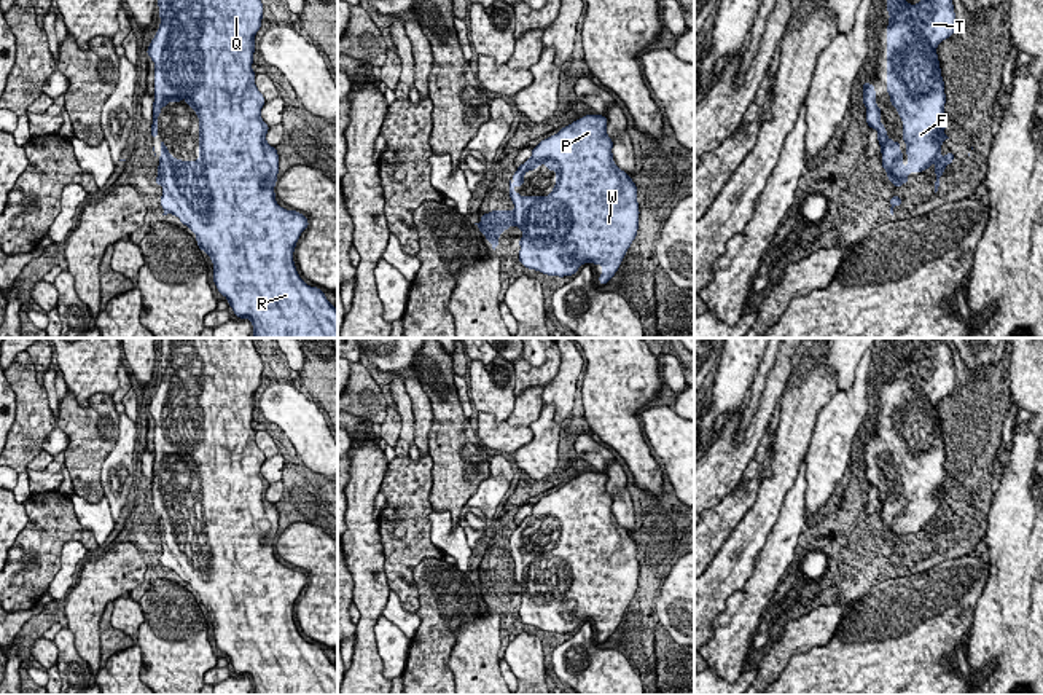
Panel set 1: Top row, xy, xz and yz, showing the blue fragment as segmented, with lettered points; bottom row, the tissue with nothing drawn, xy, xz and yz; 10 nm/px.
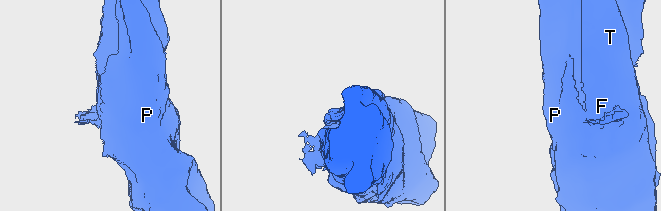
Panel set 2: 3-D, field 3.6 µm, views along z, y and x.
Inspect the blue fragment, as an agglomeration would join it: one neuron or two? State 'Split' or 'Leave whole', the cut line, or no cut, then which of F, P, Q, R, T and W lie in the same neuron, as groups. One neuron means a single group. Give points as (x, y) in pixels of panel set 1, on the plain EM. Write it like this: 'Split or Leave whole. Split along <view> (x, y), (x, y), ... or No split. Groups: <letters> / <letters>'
Leave whole. No split. Groups: F P Q R T W

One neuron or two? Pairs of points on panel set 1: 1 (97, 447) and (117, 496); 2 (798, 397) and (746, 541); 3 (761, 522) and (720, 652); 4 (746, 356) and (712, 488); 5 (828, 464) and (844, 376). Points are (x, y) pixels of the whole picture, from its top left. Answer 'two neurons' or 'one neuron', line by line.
1: two neurons
2: one neuron
3: two neurons
4: two neurons
5: two neurons

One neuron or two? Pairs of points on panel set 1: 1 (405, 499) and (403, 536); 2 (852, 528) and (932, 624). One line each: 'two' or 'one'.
1: one
2: one

